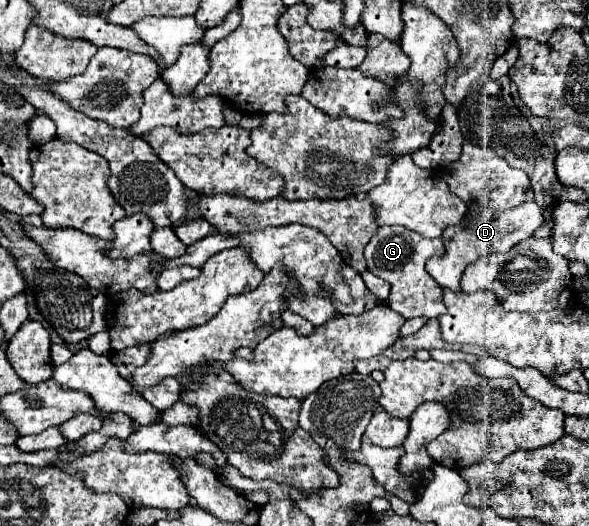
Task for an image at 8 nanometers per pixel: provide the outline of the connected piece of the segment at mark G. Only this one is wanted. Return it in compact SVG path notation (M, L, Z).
M379 227L377 235L365 247L365 259L367 259L369 271L391 283L387 305L393 311L401 313L405 319L411 319L411 317L433 319L447 312L443 303L442 288L437 283L431 283L431 277L425 271L425 261L429 257L441 257L443 253L445 253L445 247L441 237L425 239L419 233L409 231L405 227Z

